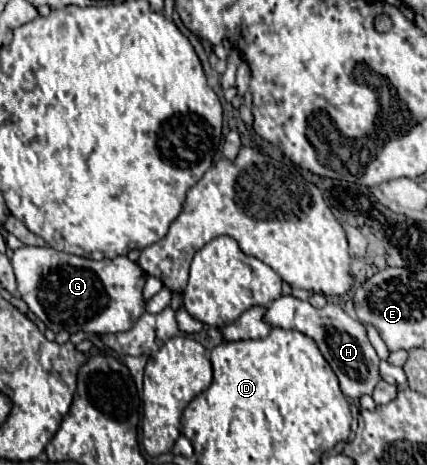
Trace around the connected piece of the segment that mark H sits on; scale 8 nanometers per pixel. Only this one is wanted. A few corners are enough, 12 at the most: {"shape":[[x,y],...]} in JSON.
{"shape":[[293,295],[267,307],[271,327],[311,337],[359,399],[381,379],[365,325],[341,305]]}

